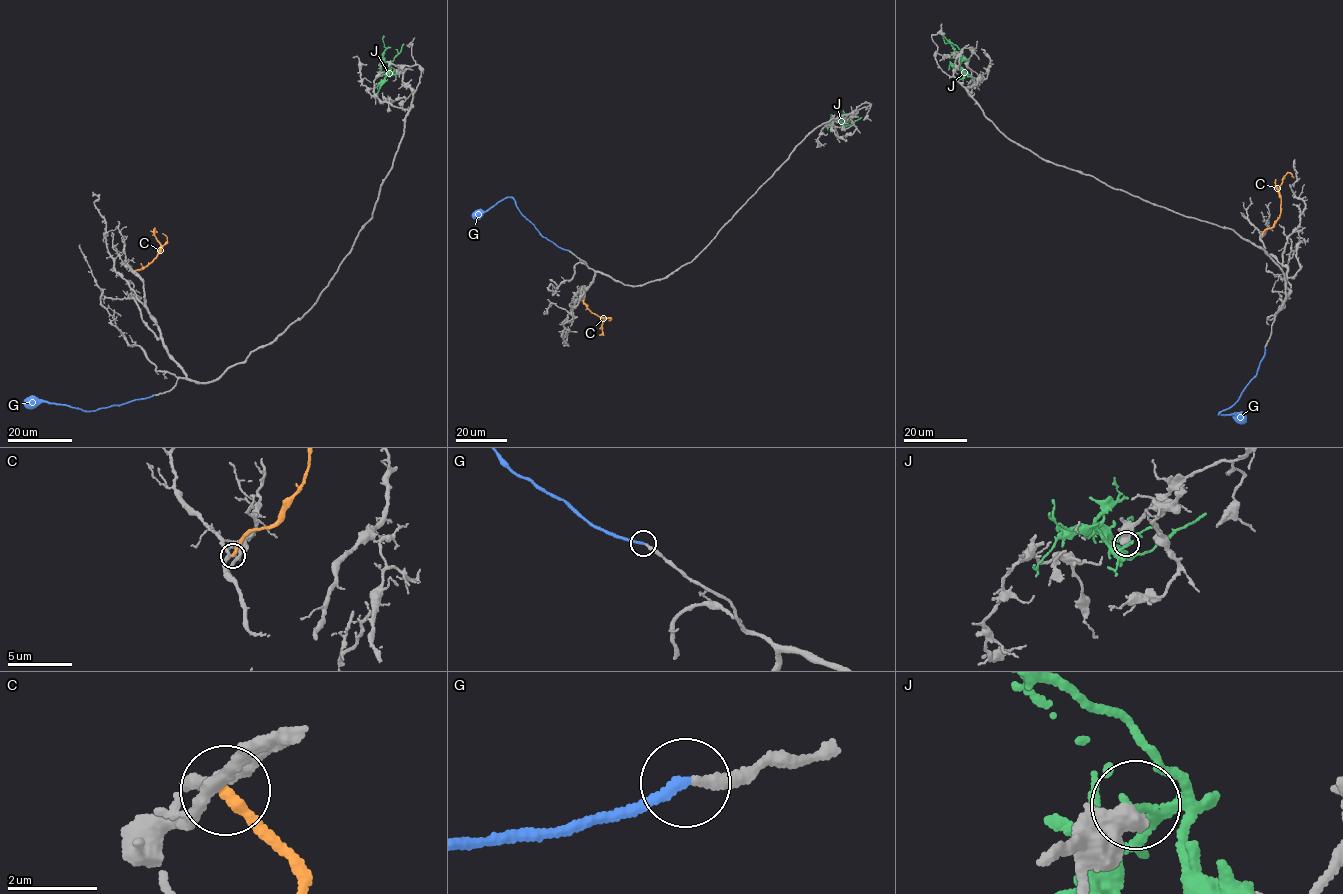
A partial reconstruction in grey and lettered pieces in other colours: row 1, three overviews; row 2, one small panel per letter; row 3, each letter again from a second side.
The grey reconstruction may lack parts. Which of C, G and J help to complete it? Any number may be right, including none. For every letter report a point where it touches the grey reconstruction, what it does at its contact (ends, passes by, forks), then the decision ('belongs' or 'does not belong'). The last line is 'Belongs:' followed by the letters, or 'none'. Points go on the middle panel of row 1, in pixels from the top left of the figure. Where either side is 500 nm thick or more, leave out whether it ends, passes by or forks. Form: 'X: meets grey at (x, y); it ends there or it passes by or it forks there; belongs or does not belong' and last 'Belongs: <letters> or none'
C: meets grey at (580, 291); it ends there; does not belong
G: meets grey at (568, 250); it ends there; belongs
J: meets grey at (845, 123); does not belong
Belongs: G

